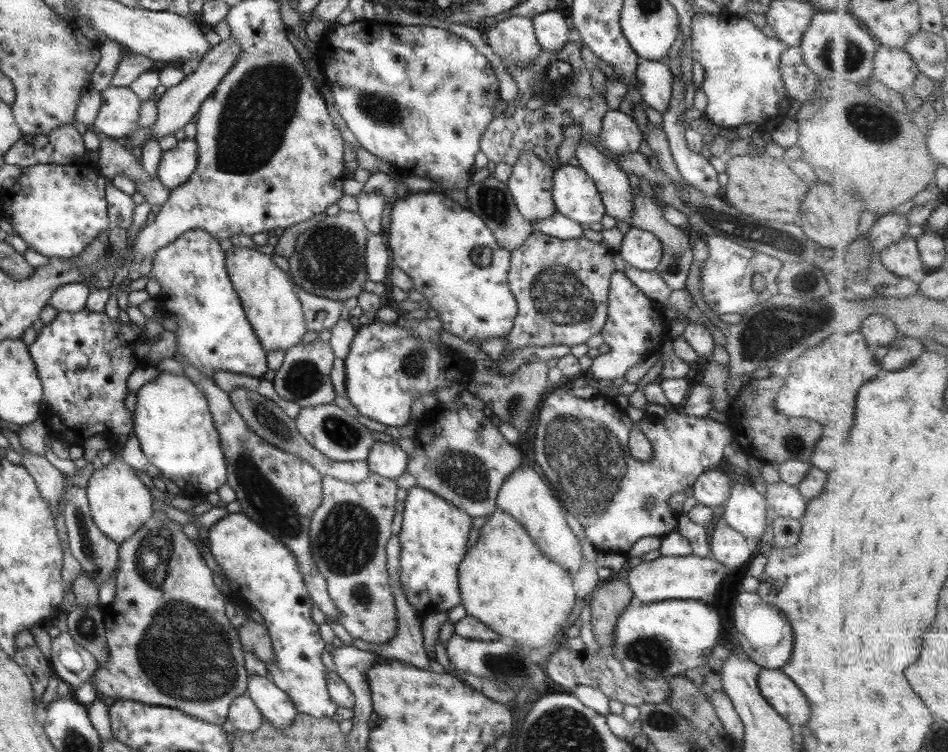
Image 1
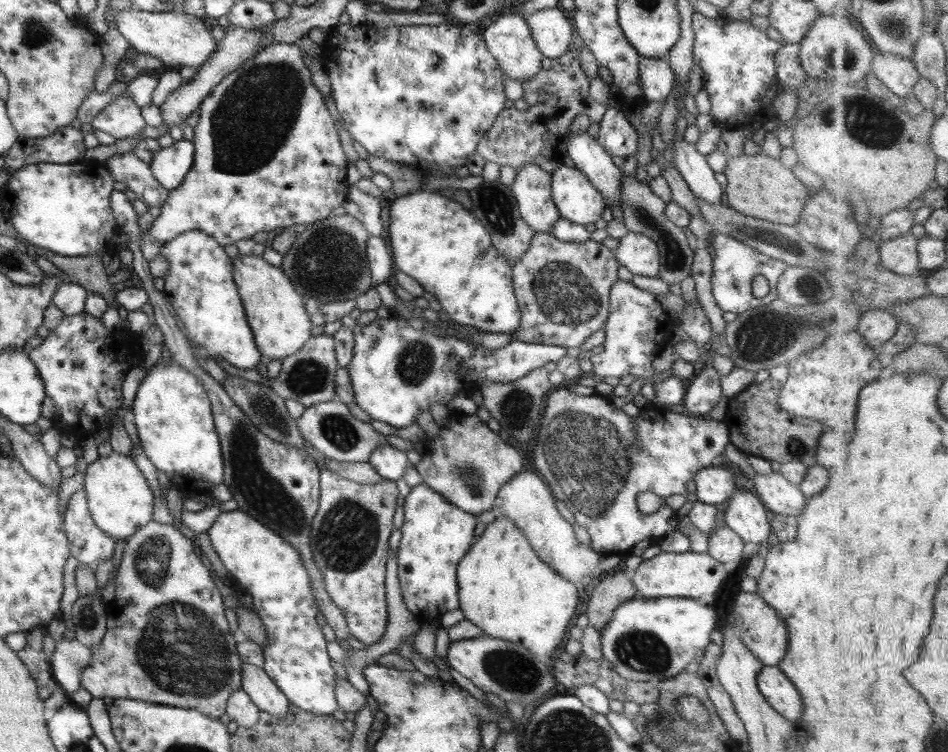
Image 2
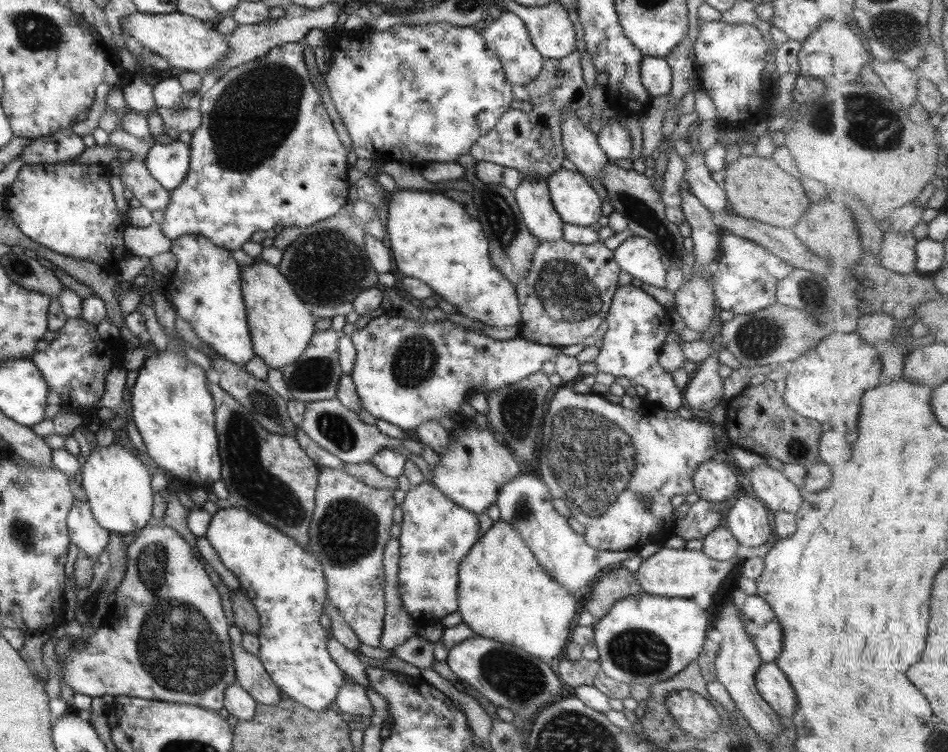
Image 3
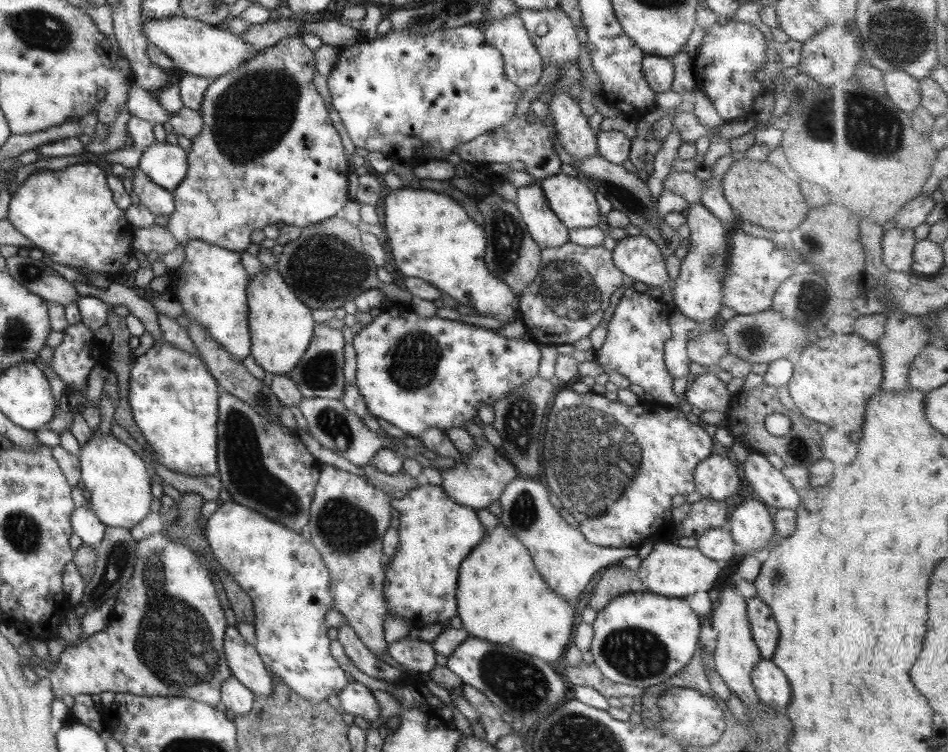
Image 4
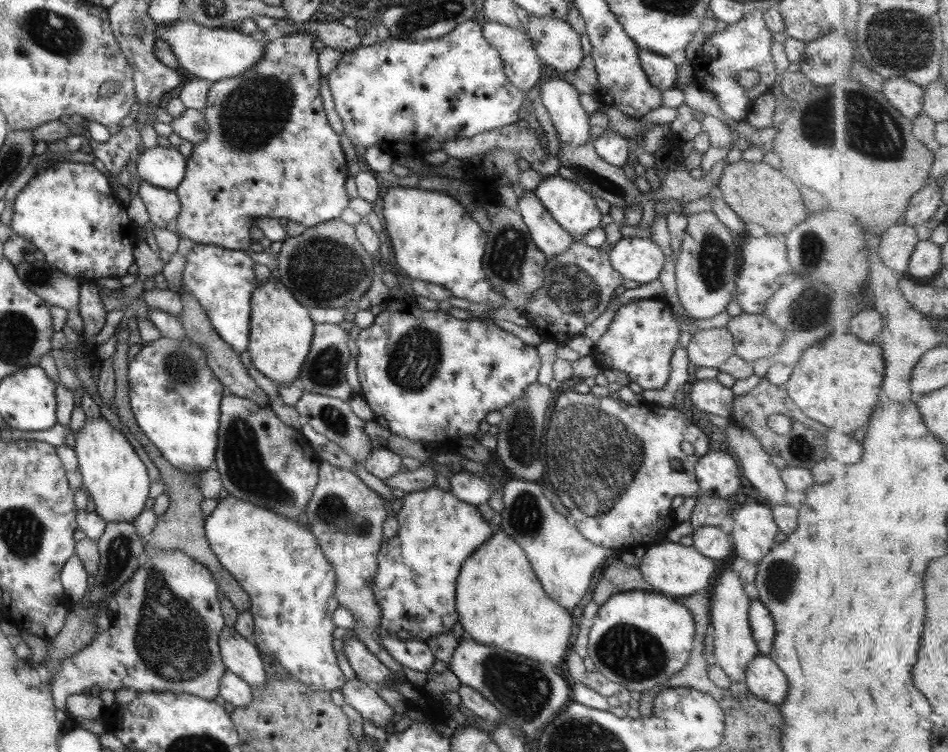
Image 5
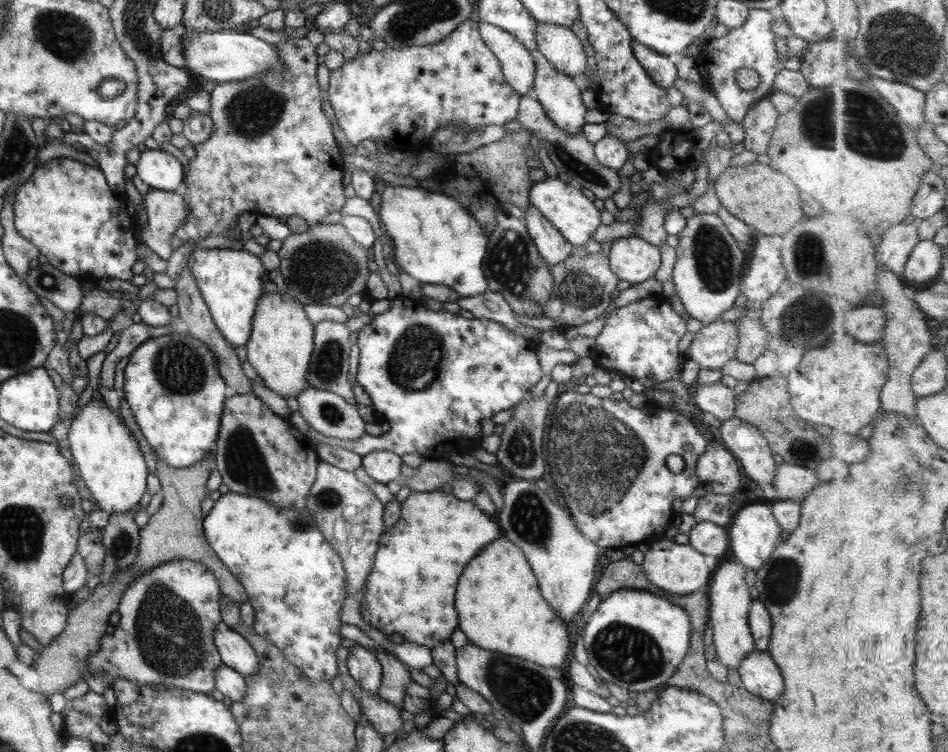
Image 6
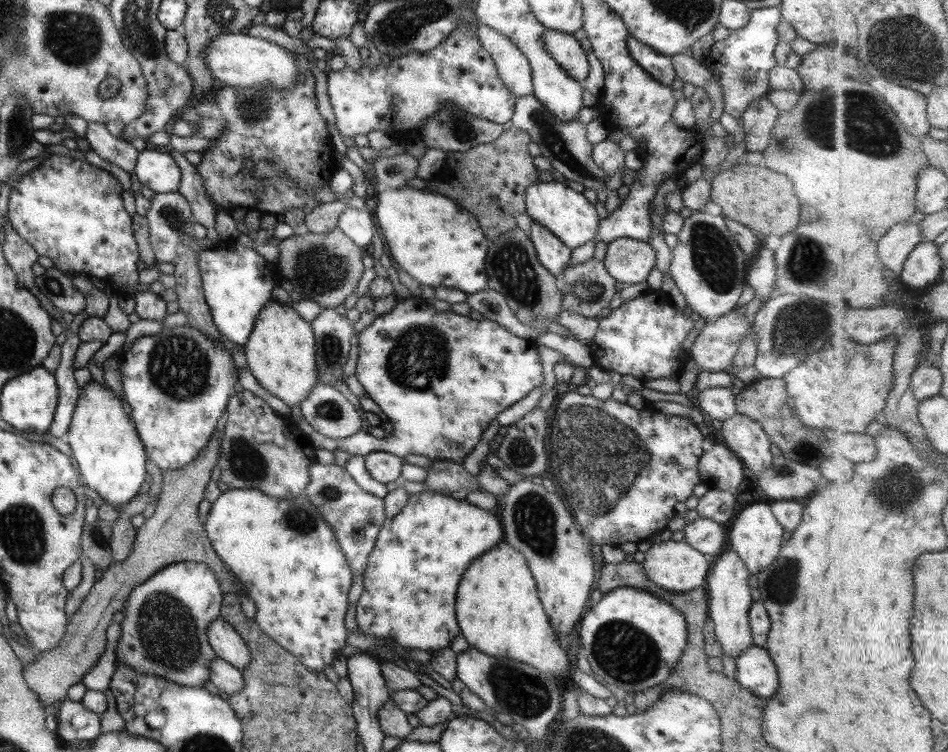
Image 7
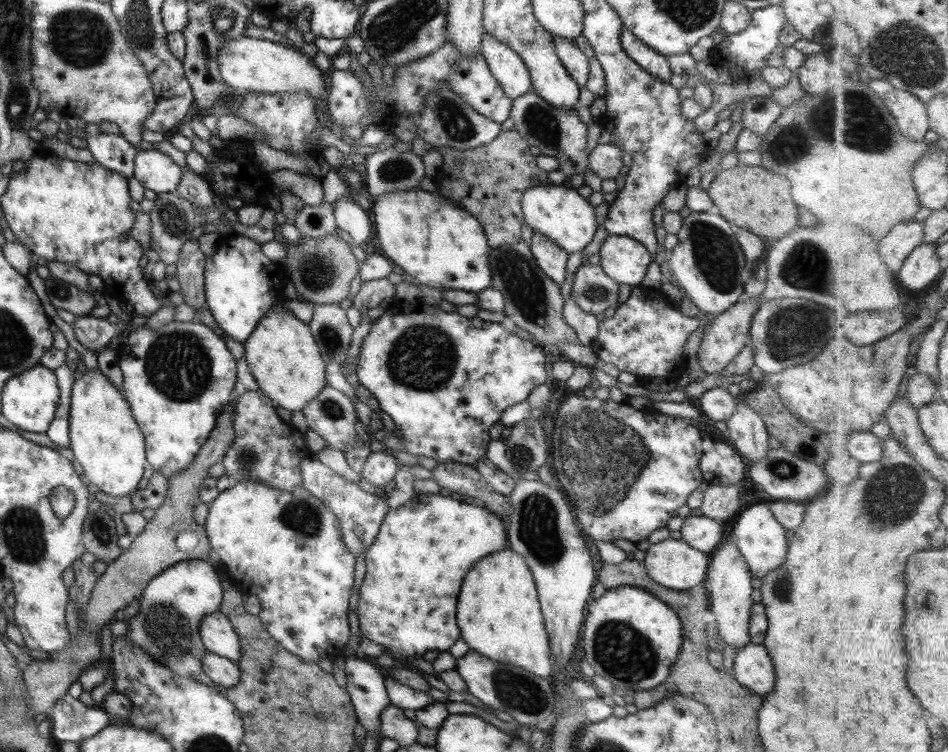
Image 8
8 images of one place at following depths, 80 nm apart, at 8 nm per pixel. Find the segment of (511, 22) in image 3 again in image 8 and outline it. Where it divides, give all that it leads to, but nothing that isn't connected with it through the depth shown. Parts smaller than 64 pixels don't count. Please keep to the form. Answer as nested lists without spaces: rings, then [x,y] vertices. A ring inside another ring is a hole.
[[[485,32],[481,37],[479,50],[485,59],[491,77],[495,79],[505,97],[513,100],[532,91],[527,68],[513,50],[505,44],[501,45]]]

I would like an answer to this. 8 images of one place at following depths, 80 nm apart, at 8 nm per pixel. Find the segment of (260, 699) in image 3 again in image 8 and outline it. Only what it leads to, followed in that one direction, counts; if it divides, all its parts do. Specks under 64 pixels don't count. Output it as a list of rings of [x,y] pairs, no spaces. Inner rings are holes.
[[[218,610],[201,617],[199,639],[206,651],[228,658],[236,664],[239,658],[239,639],[227,617]]]

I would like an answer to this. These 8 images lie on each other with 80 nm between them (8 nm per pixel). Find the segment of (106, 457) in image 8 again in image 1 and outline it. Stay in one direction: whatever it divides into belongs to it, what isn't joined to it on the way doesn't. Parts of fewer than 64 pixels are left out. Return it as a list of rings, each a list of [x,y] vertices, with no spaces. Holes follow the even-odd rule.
[[[111,458],[105,465],[96,463],[86,482],[86,497],[92,522],[102,535],[117,544],[133,536],[152,516],[149,490],[137,477],[137,470],[121,458]]]

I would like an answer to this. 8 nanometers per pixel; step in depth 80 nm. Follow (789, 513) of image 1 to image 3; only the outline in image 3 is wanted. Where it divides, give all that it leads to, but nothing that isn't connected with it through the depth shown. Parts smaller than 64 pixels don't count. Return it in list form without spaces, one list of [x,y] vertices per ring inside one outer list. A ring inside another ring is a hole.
[[[765,463],[749,469],[751,490],[770,513],[797,513],[802,496],[798,488],[789,482],[780,470],[773,469]]]

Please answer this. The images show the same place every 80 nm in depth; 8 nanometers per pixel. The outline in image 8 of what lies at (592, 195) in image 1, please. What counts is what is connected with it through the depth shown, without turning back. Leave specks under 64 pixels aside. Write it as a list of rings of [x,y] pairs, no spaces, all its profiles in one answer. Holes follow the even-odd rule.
[[[561,184],[533,186],[521,195],[520,205],[522,219],[532,232],[542,234],[567,254],[583,250],[593,238],[596,228],[594,207],[573,188]]]

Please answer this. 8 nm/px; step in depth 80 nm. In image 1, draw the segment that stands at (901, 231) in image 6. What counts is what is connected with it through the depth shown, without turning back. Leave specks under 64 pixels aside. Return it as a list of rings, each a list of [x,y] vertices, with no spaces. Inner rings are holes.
[[[905,235],[899,242],[887,246],[880,252],[883,264],[895,274],[921,282],[927,275],[920,255],[918,239]]]

